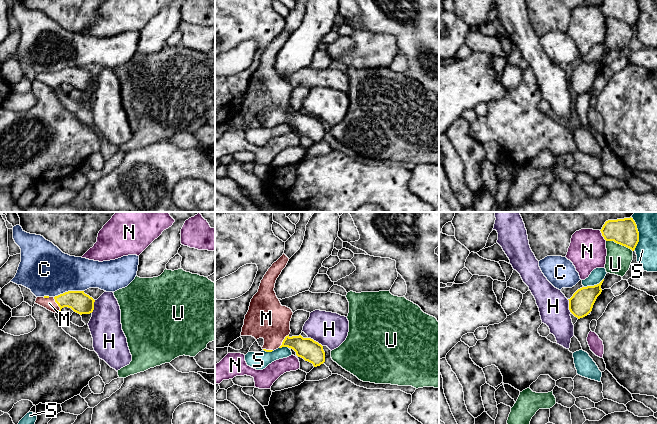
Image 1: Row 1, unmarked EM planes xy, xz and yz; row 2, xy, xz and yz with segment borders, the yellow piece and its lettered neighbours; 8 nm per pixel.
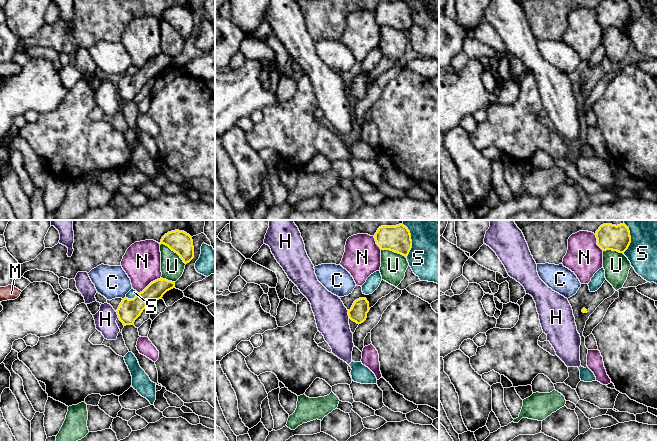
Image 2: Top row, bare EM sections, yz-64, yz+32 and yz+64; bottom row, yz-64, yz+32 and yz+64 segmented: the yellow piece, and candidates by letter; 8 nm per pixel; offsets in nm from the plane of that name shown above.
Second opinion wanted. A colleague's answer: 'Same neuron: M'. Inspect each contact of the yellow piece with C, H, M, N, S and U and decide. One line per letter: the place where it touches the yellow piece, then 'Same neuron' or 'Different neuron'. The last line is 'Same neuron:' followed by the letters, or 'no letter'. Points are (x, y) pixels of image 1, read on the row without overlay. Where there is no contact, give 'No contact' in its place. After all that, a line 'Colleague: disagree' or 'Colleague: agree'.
C: Touches yellow at xy (68, 67). Different neuron
H: Touches yellow at xz (315, 117). Different neuron
M: Touches yellow at xz (283, 117). Same neuron
N: Touches yellow at yz (602, 11). Different neuron
S: Touches yellow at yz (638, 13). Different neuron
U: Touches yellow at yz (619, 19). Different neuron
Same neuron: M
Colleague: agree

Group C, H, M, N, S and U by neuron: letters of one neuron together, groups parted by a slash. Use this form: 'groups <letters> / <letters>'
groups C / H / M / N / S / U

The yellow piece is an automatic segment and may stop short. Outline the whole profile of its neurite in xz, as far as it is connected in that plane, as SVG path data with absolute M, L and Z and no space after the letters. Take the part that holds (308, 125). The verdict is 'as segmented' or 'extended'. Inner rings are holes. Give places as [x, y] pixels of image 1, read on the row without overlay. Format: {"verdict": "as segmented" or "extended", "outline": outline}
{"verdict": "extended", "outline": "M283 29L264 51L258 68L251 75L241 112L252 112L256 116L263 114L262 125L266 128L282 123L291 124L298 133L317 143L325 138L323 122L301 111L289 112L293 88L290 84L281 81L274 67L276 56L288 37L289 34Z"}

